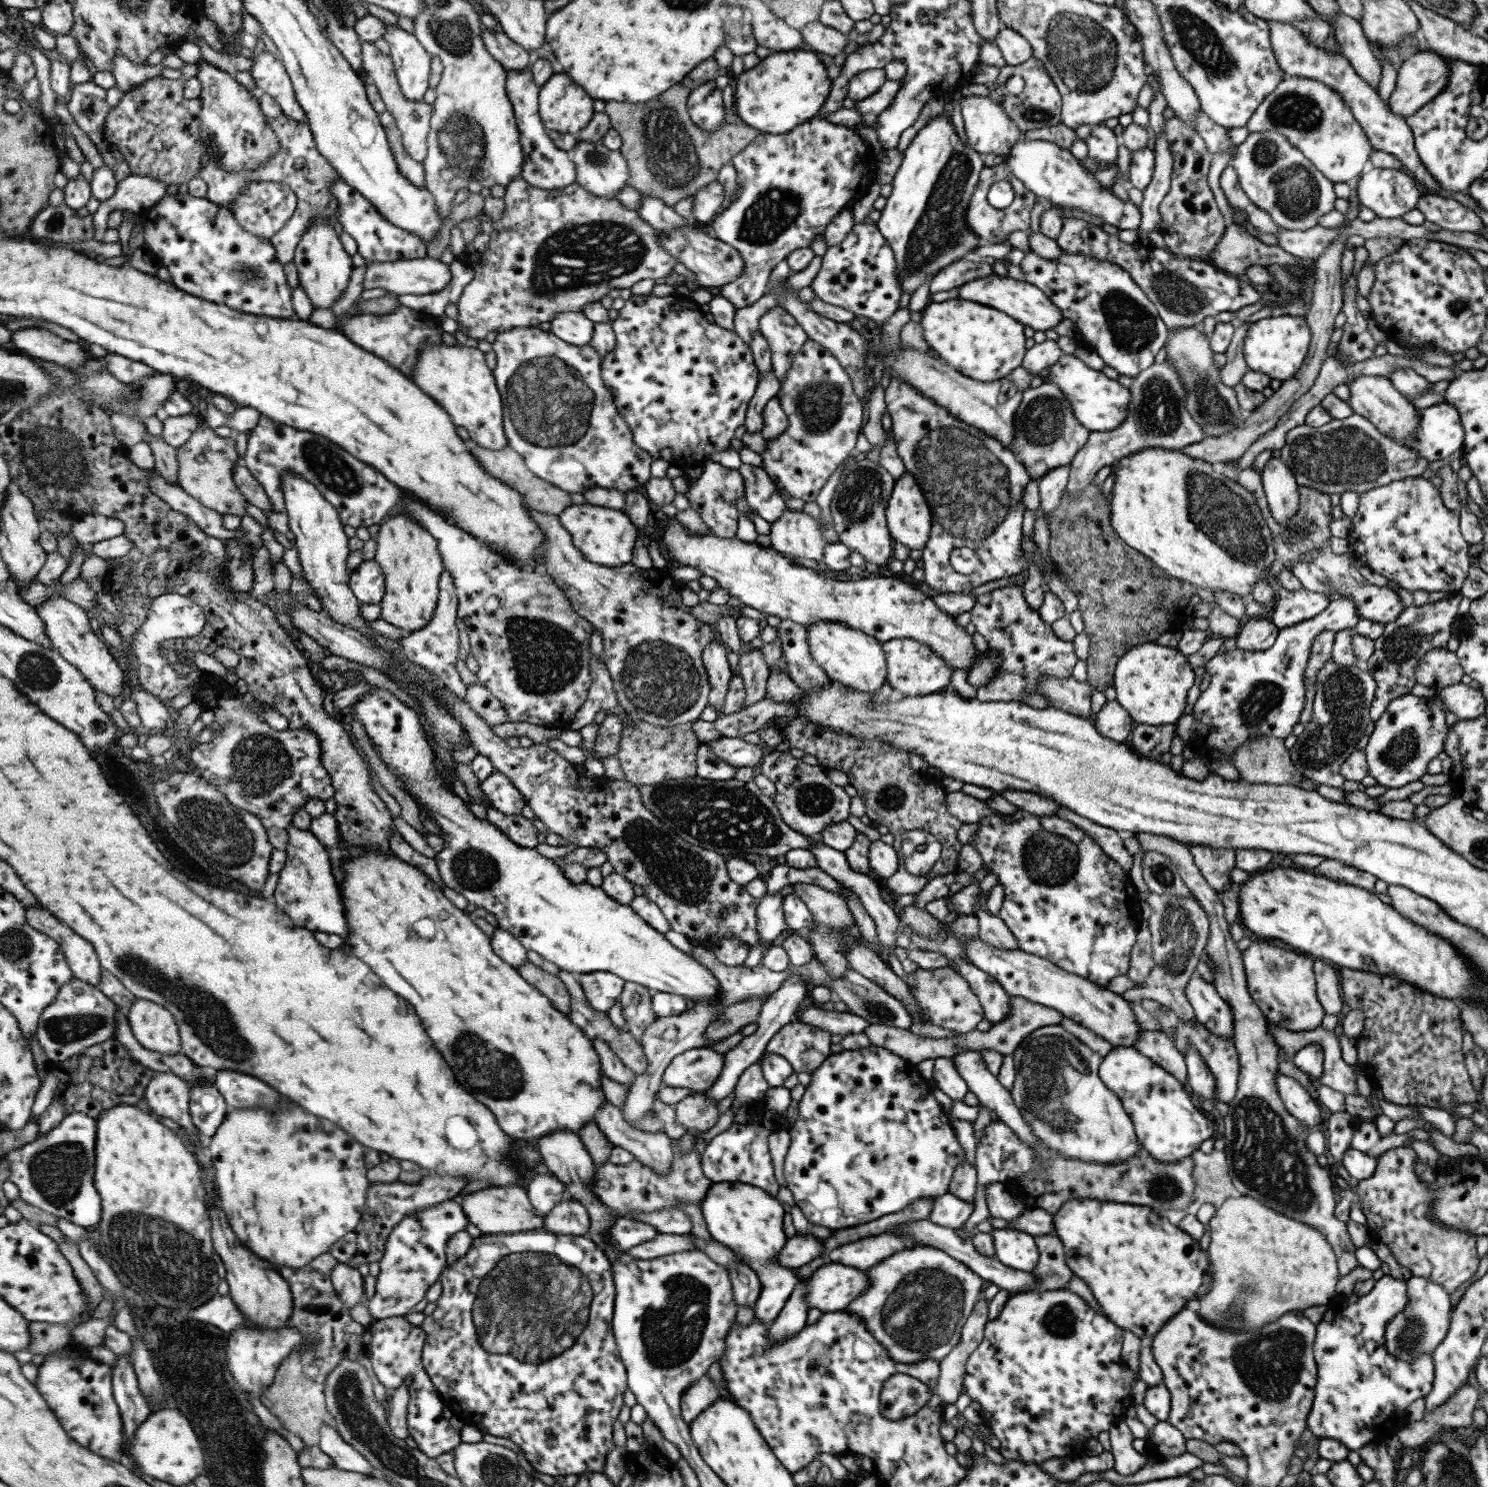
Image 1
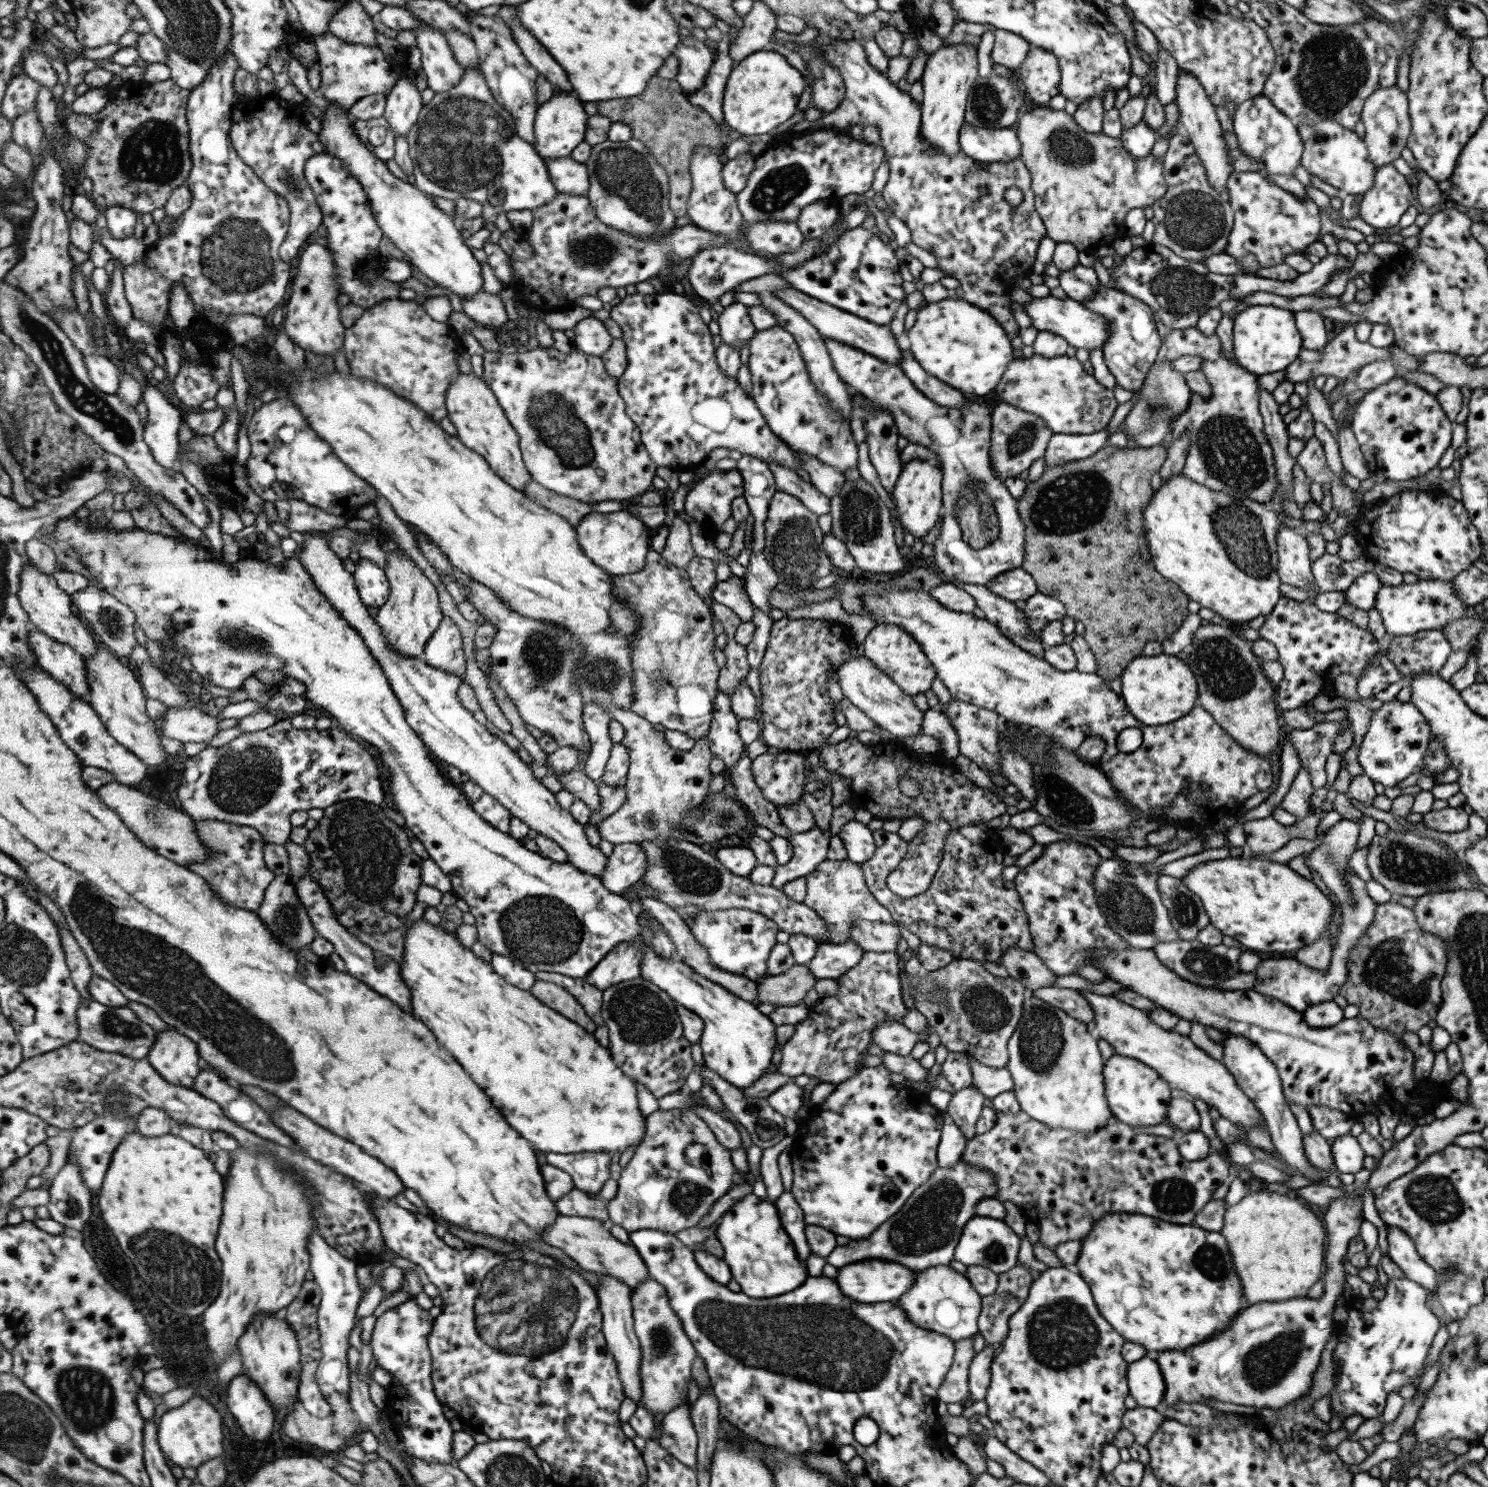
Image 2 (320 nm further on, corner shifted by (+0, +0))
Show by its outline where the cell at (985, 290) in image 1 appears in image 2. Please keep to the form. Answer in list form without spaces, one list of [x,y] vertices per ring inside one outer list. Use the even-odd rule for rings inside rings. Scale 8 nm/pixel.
[[[1051,294],[1042,298],[1031,299],[1030,303],[1023,305],[1027,316],[1031,320],[1031,326],[1037,331],[1049,331],[1061,338],[1069,346],[1091,350],[1092,348],[1101,349],[1110,335],[1110,326],[1106,320],[1097,313],[1085,308],[1080,302],[1071,300],[1069,297],[1059,299]]]

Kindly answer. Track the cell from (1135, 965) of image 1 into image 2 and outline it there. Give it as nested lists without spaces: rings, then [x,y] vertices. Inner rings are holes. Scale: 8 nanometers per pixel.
[[[1171,941],[1166,943],[1156,944],[1153,948],[1155,958],[1172,972],[1179,975],[1183,980],[1194,982],[1202,987],[1211,987],[1218,984],[1222,980],[1233,978],[1240,974],[1237,959],[1241,954],[1239,947],[1227,947],[1222,943],[1217,946],[1201,947],[1193,941]]]

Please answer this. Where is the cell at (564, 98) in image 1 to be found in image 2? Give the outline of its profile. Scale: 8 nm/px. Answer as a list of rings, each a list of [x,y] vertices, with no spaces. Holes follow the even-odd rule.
[[[559,91],[558,95],[555,95],[549,102],[540,105],[536,116],[536,149],[540,155],[545,158],[565,158],[569,156],[569,153],[580,144],[583,140],[583,136],[587,132],[588,128],[588,116],[583,111],[583,102],[577,99],[572,92]]]

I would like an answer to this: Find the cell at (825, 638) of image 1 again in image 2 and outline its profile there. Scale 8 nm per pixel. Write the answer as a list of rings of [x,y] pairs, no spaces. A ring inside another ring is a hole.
[[[859,654],[857,658],[846,658],[845,662],[840,664],[840,667],[835,670],[835,676],[841,688],[841,692],[845,699],[853,706],[857,707],[866,717],[869,717],[877,727],[885,728],[889,734],[896,736],[898,741],[904,741],[906,737],[920,737],[918,732],[921,728],[923,713],[915,707],[911,698],[907,694],[903,694],[898,686],[886,674],[881,672],[881,669],[873,666],[869,659]]]

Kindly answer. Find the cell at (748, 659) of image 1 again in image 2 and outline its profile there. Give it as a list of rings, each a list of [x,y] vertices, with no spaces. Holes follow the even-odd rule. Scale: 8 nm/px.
[[[742,752],[729,775],[735,789],[735,798],[746,808],[759,826],[767,828],[774,835],[788,838],[791,831],[781,824],[775,804],[769,802],[757,788],[750,773],[751,758]]]

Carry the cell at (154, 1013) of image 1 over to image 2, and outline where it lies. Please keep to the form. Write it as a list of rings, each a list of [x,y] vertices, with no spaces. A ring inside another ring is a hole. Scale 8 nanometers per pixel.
[[[175,1028],[161,1031],[157,1040],[148,1056],[153,1068],[167,1082],[193,1089],[202,1071],[198,1044]]]

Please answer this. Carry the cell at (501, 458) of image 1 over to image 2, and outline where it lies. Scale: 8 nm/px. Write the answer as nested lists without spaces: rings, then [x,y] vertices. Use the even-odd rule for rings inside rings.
[[[535,480],[525,487],[524,493],[531,497],[535,502],[540,503],[540,506],[544,506],[563,516],[563,518],[574,527],[580,523],[580,520],[586,514],[592,512],[588,503],[579,502],[577,499],[571,499],[564,495],[552,492]]]

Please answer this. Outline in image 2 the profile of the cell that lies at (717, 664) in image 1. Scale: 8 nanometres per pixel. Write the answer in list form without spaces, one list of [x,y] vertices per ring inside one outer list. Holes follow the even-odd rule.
[[[717,690],[713,703],[713,714],[706,734],[709,752],[724,765],[723,772],[729,773],[744,752],[743,741],[737,732],[738,718],[731,712],[729,695]]]

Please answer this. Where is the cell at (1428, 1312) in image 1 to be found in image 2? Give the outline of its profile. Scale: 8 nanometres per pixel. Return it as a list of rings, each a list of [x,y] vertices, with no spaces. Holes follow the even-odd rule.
[[[1388,1225],[1386,1240],[1386,1255],[1403,1271],[1403,1278],[1419,1284],[1427,1292],[1433,1292],[1436,1285],[1435,1272],[1419,1258],[1409,1235],[1396,1226]]]

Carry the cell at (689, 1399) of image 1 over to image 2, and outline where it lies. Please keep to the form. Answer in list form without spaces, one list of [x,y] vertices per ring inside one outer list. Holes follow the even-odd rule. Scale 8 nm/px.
[[[681,1404],[671,1412],[667,1412],[658,1424],[656,1443],[681,1464],[695,1469],[696,1435],[689,1417],[689,1404]]]

